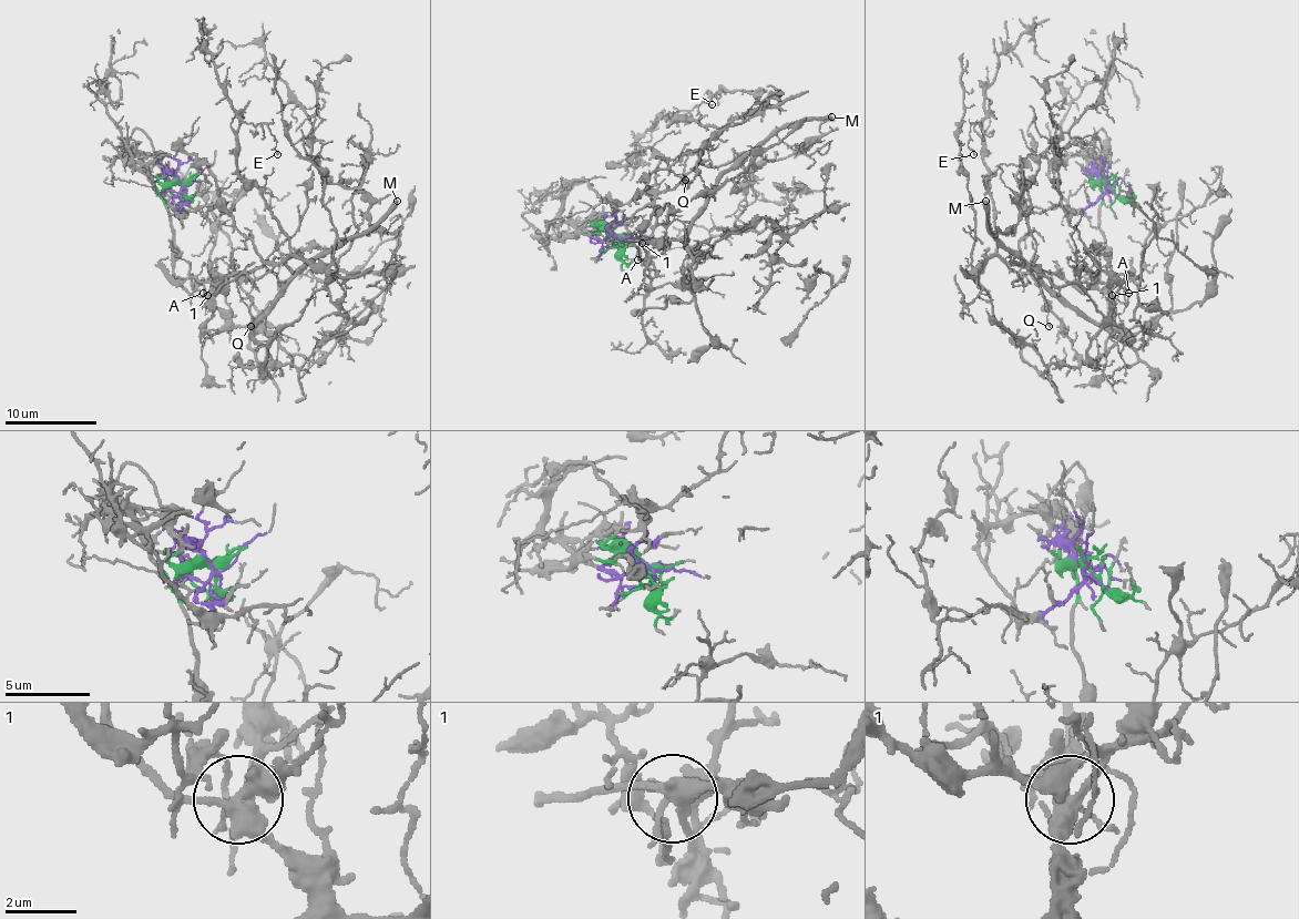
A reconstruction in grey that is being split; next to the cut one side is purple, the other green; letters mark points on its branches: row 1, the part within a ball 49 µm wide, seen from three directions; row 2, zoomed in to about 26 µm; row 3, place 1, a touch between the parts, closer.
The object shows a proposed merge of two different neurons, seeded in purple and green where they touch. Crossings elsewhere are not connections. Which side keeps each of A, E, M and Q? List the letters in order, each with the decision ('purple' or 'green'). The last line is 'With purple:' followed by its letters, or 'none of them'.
A: purple
E: purple
M: green
Q: purple
With purple: A, E, Q

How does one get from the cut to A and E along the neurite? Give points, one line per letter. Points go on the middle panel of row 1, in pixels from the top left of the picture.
A: (617, 235), (617, 207), (665, 157), (693, 151), (697, 164), (656, 196), (638, 261)
E: (617, 235), (609, 226), (617, 207), (652, 185), (658, 164), (699, 151), (725, 128), (672, 114), (712, 105)

